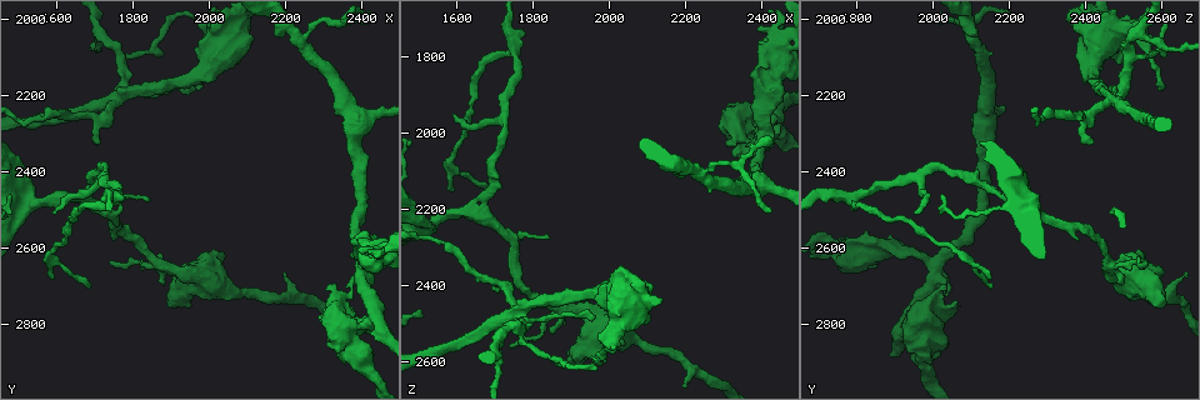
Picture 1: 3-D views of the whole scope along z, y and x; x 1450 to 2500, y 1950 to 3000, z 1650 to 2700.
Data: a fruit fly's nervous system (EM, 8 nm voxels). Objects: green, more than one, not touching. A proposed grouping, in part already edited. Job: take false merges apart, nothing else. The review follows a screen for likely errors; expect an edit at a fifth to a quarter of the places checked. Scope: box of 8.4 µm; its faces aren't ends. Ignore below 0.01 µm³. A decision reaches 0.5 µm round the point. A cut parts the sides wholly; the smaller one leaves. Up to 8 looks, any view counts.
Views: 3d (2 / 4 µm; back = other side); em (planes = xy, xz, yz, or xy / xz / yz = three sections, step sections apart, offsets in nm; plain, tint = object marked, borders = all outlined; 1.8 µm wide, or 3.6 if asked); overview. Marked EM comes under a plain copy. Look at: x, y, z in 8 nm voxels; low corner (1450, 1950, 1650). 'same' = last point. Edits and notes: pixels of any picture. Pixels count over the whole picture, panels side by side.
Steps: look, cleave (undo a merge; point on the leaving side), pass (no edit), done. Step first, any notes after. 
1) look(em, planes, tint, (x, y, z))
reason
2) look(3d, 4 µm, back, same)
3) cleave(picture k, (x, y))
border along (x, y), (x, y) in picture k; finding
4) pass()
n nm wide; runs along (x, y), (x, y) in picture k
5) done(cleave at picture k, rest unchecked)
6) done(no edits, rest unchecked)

look(em, planes, tint, (2415, 2640, 2010))
closes a loop

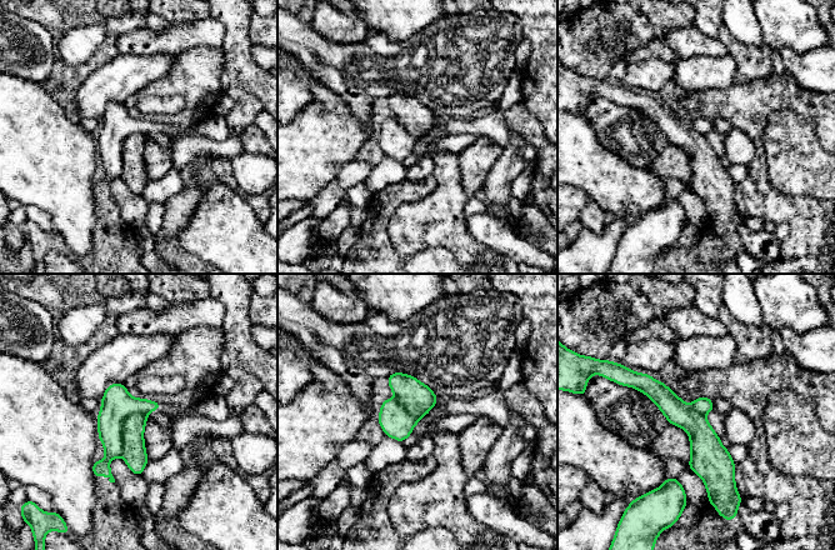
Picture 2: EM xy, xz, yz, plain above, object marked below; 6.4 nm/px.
cleave(picture 2, (116, 404))
180 nm wide; a second cell is stuck on

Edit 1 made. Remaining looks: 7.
look(em, planes, tint, (1720, 2405, 1965))
sharp bend

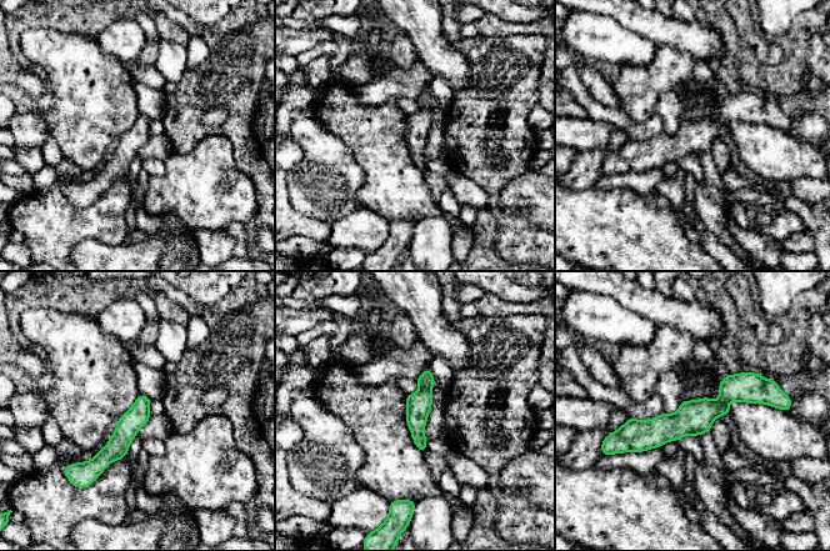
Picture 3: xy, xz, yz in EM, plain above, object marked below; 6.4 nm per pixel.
pass()
continuous, no second cell

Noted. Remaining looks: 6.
look(em, xy, step 8, tint, (1760, 2210, 2465))
four or more arms meet

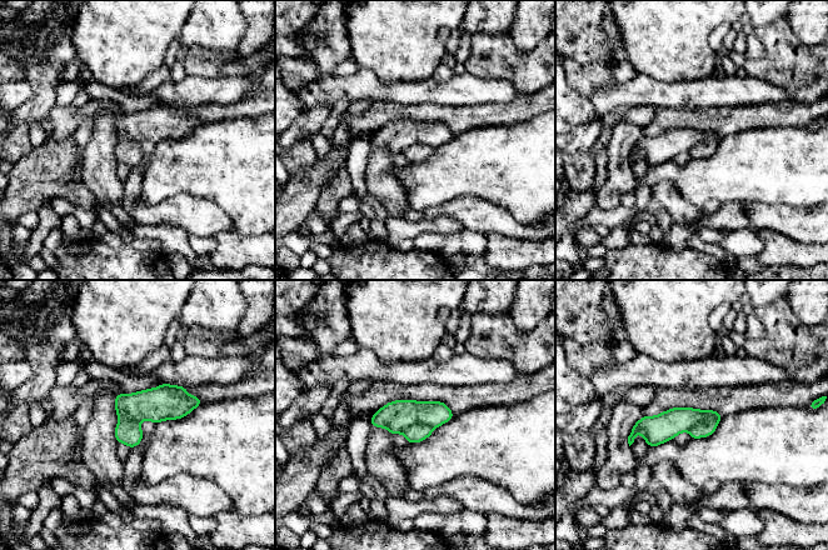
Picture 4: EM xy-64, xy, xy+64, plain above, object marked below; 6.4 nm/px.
look(em, planes, tint, same)

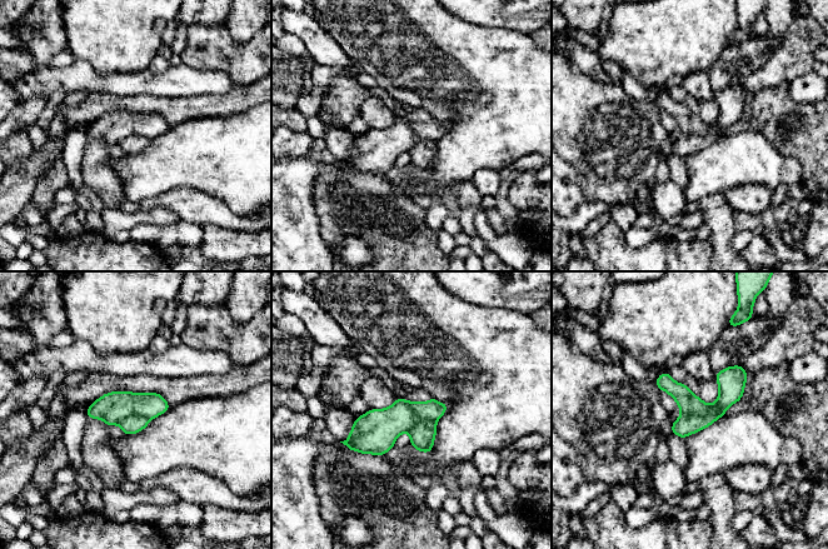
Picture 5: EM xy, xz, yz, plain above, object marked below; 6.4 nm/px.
cleave(picture 5, (133, 424))
190 nm wide; two cells meet here

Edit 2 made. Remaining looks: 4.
done(cleave at picture 2, cleave at picture 5, rest unchecked)

